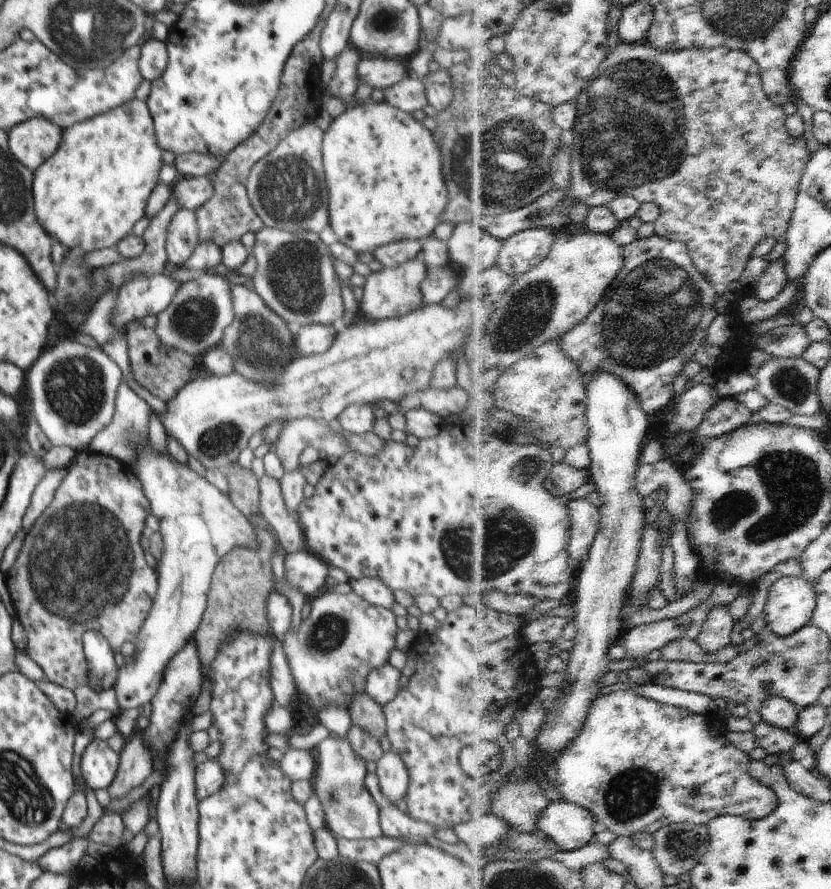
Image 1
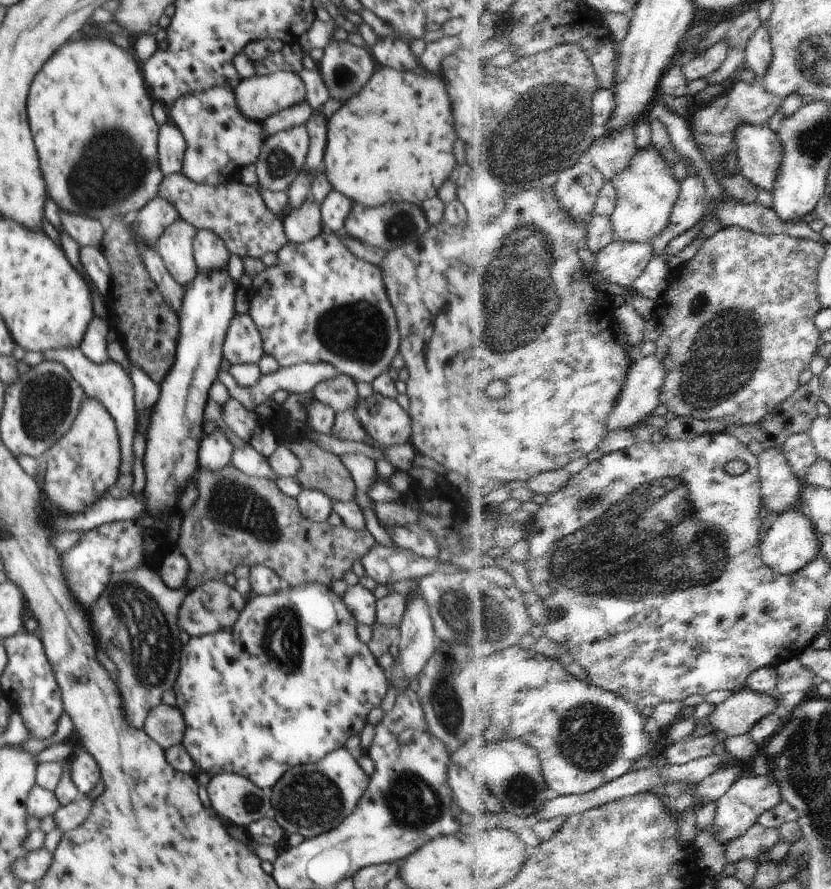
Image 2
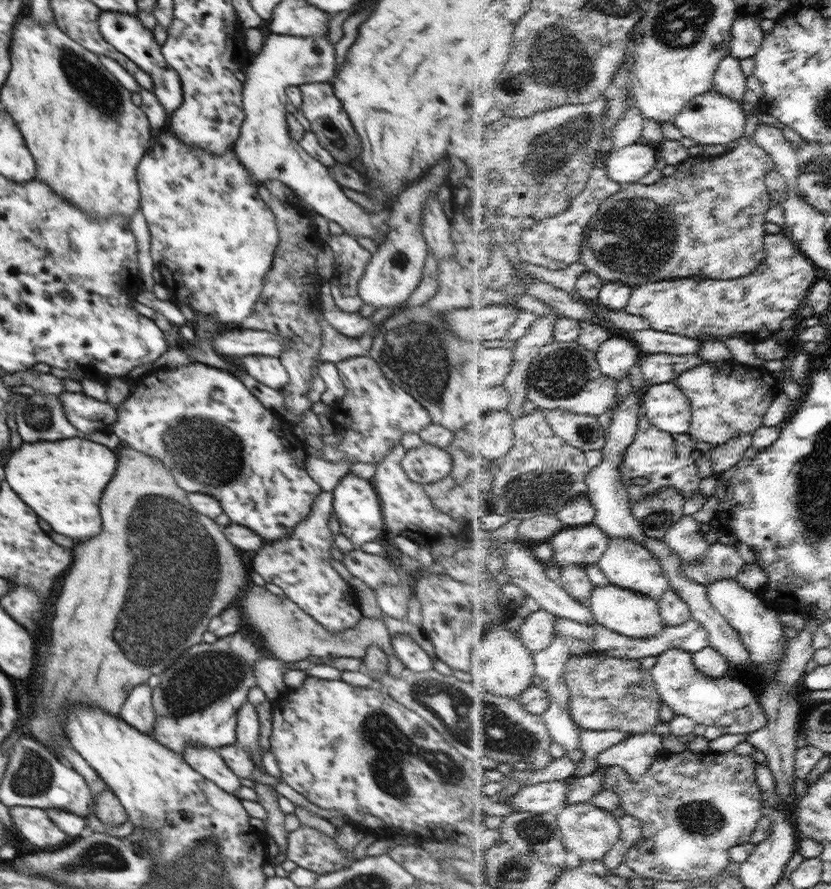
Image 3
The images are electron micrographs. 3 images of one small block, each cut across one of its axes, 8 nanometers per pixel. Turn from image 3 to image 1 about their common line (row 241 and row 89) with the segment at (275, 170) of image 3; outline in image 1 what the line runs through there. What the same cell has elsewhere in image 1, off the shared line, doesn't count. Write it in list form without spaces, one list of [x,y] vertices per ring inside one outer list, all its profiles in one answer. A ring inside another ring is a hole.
[[[365,56],[358,63],[358,78],[370,88],[383,90],[408,77],[407,59]]]

